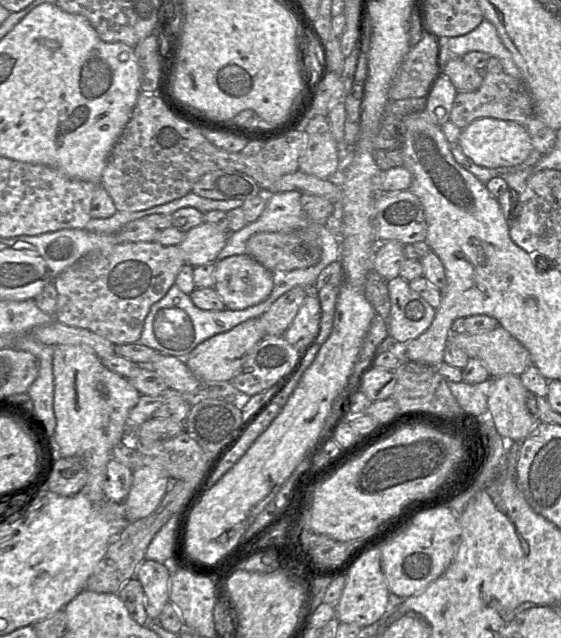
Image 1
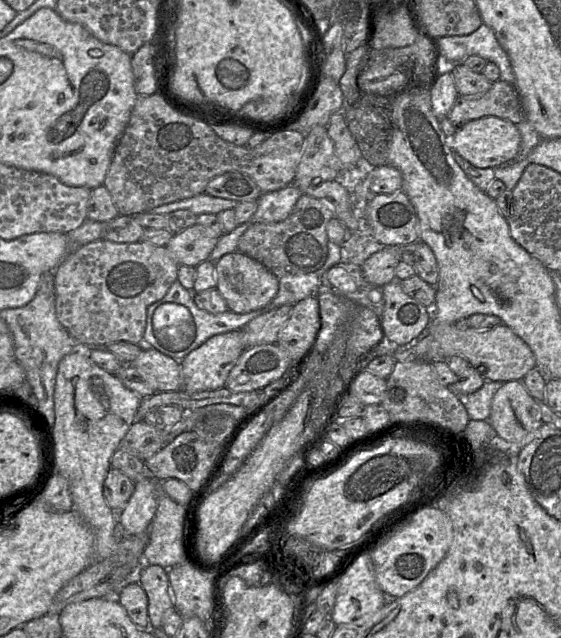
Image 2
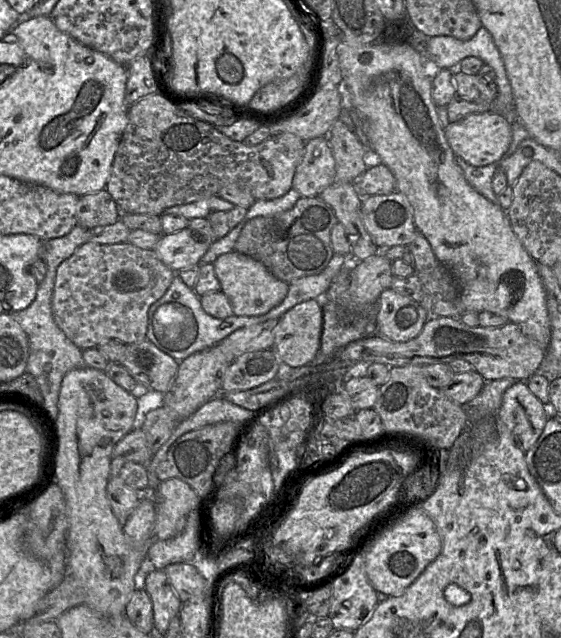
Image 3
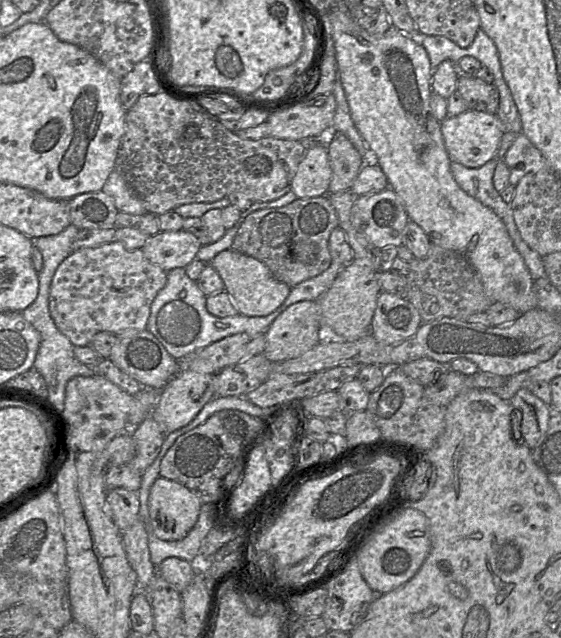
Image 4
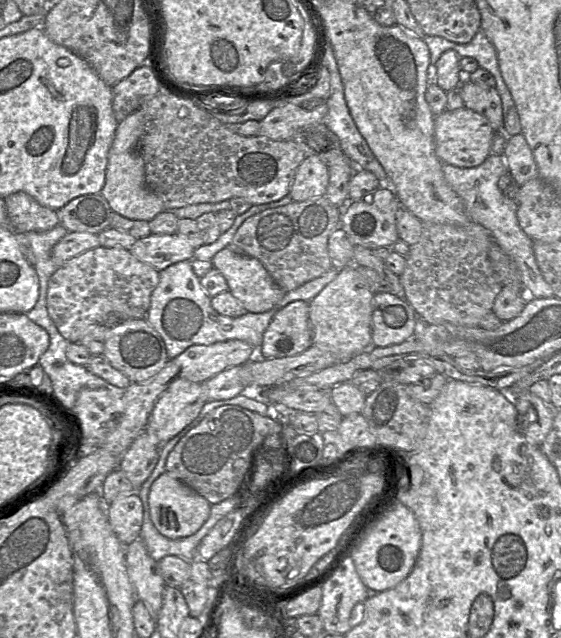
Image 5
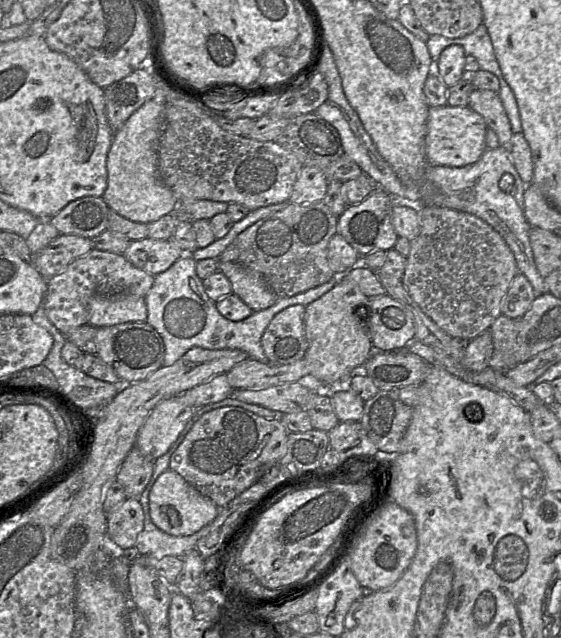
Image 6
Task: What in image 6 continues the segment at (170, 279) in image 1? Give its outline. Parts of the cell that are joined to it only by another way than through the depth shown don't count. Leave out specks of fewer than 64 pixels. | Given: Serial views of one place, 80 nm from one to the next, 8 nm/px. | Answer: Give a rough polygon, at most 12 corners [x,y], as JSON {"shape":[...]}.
{"shape":[[93,248],[46,279],[63,335],[89,323],[94,296],[145,298],[154,277]]}

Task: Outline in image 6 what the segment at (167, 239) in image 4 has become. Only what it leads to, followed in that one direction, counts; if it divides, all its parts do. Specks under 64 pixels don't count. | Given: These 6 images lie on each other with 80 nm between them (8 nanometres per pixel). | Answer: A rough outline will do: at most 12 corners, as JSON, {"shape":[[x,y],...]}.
{"shape":[[172,239],[131,241],[122,255],[156,276],[184,252]]}

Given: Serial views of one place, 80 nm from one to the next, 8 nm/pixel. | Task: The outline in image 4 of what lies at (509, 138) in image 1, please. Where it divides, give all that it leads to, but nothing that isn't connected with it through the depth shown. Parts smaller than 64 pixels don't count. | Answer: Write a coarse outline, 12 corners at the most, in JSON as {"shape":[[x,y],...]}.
{"shape":[[468,109],[441,132],[451,162],[478,168],[496,157],[504,127]]}

